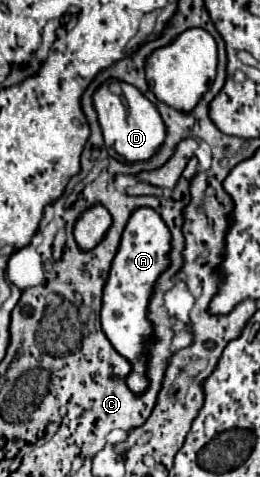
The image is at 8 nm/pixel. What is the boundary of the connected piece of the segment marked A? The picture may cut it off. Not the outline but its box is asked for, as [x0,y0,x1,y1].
[102,209,170,395]

